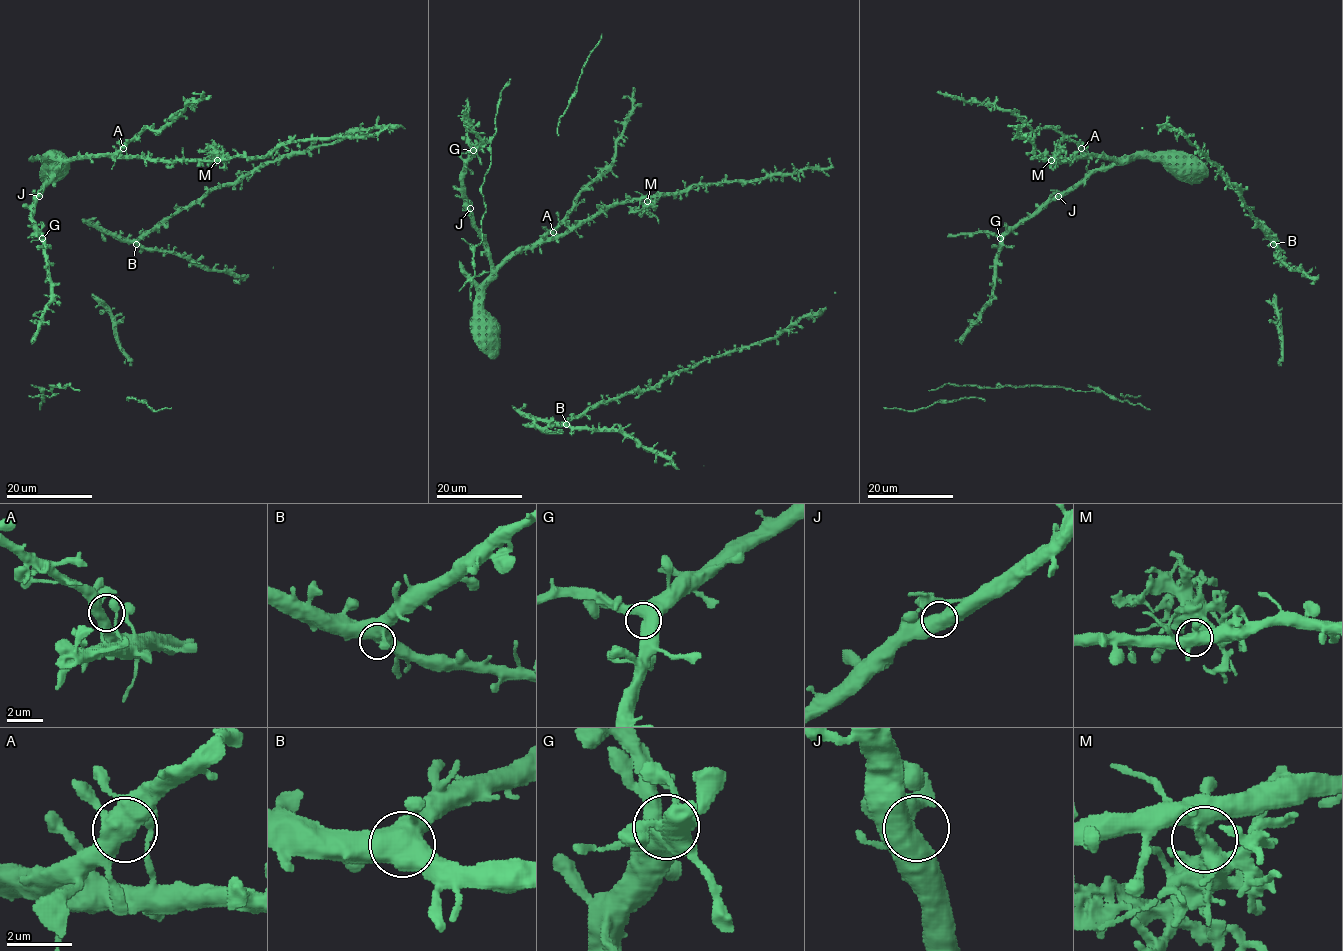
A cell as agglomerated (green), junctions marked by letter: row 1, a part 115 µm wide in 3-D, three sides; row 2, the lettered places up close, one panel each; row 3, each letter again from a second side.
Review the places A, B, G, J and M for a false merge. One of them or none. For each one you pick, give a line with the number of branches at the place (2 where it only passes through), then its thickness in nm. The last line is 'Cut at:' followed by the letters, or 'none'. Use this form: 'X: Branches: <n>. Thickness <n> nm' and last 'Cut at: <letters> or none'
M: Branches: 3. Thickness 440 nm
Cut at: M

